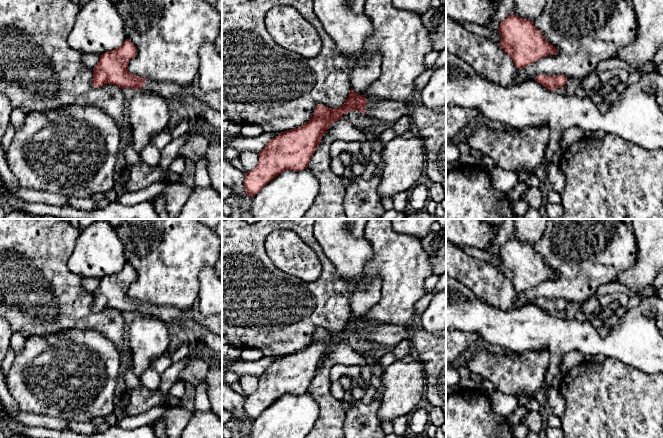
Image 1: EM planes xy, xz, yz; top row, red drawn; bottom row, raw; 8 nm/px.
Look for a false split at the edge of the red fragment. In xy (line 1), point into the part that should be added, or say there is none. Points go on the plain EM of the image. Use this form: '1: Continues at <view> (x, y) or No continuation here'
1: Continues at xy (168, 314)

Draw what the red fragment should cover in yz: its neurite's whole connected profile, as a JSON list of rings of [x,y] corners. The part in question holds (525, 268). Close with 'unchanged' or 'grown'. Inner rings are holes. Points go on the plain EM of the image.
[[[509,239],[500,247],[498,256],[501,260],[498,269],[513,283],[517,293],[557,277],[533,245],[519,240]]]; unchanged

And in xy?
[[[126,263],[125,266],[119,272],[107,275],[104,278],[100,279],[99,286],[93,292],[92,309],[95,312],[98,312],[105,308],[113,308],[121,313],[124,312],[132,312],[138,314],[143,313],[146,315],[151,315],[159,318],[160,320],[168,324],[171,328],[174,327],[175,322],[178,320],[190,319],[208,328],[210,332],[222,337],[222,312],[212,316],[203,317],[199,313],[196,307],[188,311],[180,311],[172,306],[152,305],[137,299],[133,299],[128,295],[127,291],[128,291],[128,286],[132,282],[134,282],[136,278],[137,278],[136,270],[129,263]]]; grown

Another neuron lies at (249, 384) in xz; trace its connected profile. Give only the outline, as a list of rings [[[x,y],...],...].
[[[246,376],[239,380],[239,383],[245,392],[245,394],[251,395],[253,394],[258,387],[259,384],[259,376]]]

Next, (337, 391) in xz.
[[[334,381],[330,385],[330,393],[332,396],[339,400],[339,401],[344,401],[346,392],[344,391],[343,387],[339,383],[339,381]]]

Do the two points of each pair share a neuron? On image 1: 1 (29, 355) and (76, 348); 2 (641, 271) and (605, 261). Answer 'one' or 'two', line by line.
1: one
2: two

